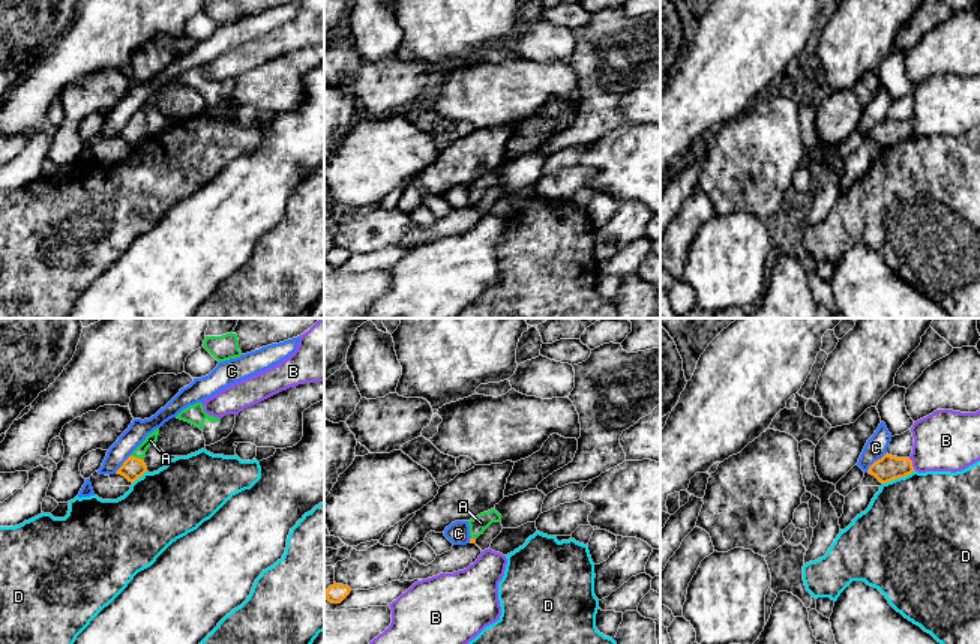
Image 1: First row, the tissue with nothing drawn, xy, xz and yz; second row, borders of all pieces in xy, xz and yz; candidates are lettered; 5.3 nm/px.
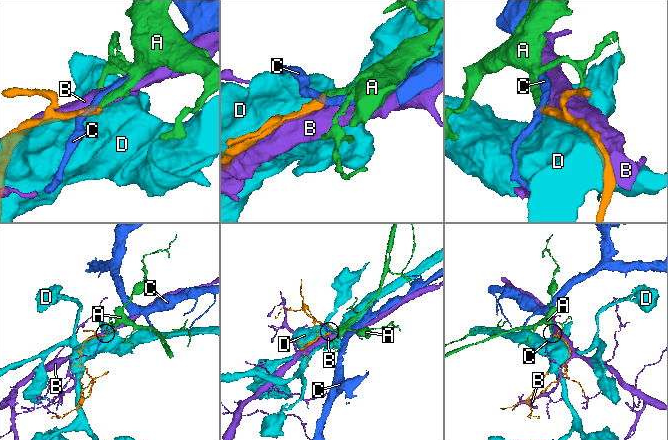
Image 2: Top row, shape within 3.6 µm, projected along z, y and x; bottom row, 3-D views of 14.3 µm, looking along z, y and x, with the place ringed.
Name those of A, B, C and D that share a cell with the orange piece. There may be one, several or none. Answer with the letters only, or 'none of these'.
A

